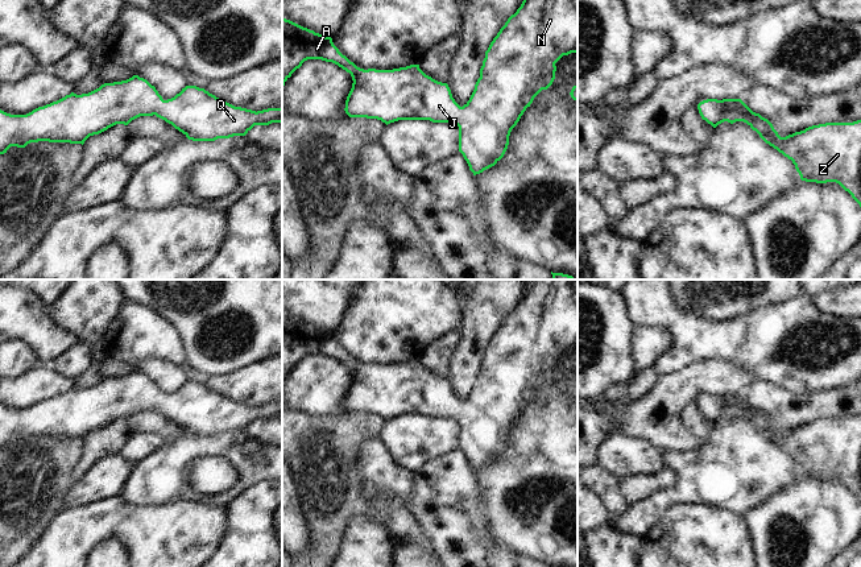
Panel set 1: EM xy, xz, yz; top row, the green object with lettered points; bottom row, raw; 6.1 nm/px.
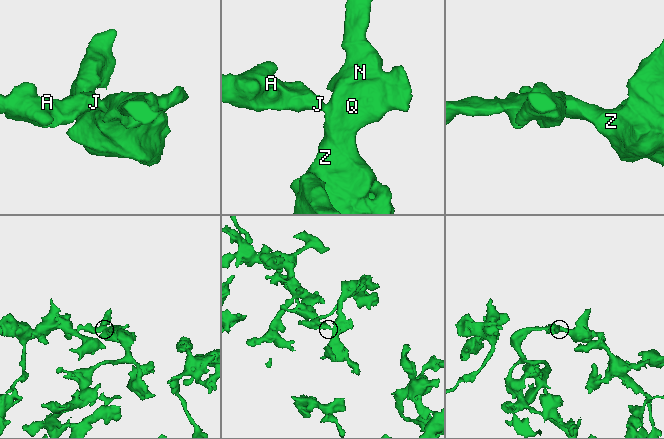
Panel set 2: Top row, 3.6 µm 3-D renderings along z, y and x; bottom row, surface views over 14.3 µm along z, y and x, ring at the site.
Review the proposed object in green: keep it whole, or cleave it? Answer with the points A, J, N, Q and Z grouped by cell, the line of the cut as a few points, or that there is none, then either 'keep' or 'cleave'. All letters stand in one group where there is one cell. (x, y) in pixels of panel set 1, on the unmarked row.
A J N Q Z | no cut | keep

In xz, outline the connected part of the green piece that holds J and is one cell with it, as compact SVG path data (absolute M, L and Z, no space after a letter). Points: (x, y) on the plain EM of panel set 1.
M529 280L521 302L485 347L480 373L463 402L455 397L447 378L426 371L419 360L393 365L360 364L339 347L331 332L282 314L282 382L305 356L332 357L353 376L344 403L349 413L377 414L386 421L398 415L455 418L459 422L459 447L473 471L504 452L512 425L534 393L552 380L555 359L571 348L578 348L578 280Z

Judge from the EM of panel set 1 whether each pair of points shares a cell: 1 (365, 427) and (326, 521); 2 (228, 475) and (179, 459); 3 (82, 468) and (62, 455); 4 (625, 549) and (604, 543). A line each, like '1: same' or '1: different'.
1: same
2: different
3: different
4: same

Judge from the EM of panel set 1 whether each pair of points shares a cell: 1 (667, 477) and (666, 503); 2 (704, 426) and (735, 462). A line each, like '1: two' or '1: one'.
1: two
2: two

